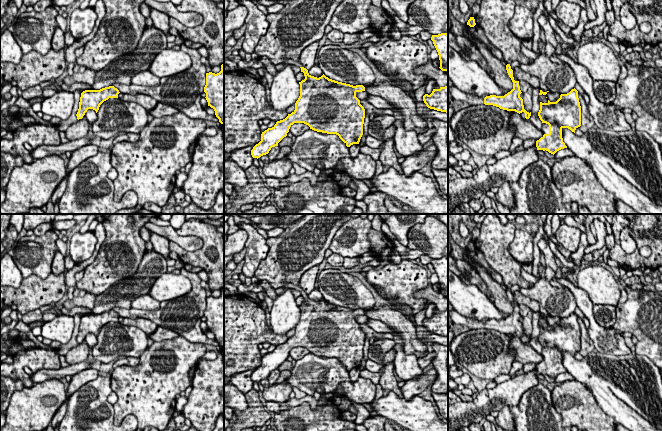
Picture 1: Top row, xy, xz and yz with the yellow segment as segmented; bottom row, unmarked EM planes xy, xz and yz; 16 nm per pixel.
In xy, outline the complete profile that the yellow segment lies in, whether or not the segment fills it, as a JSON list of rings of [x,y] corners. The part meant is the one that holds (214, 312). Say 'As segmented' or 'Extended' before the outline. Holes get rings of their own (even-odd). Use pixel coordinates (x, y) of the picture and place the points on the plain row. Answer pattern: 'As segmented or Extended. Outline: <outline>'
As segmented. Outline: [[[224,287],[219,297],[206,297],[204,316],[208,330],[214,333],[219,346],[224,348]]]

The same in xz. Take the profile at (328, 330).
As segmented. Outline: [[[300,292],[305,303],[299,306],[300,320],[295,334],[262,356],[261,365],[251,374],[253,382],[258,383],[278,370],[294,347],[304,347],[317,356],[336,358],[347,371],[359,368],[365,333],[356,317],[365,315],[365,311],[338,306],[324,298],[317,302],[311,300],[306,292]]]

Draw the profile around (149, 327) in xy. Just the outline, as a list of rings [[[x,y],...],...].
[[[123,318],[122,325],[135,326],[144,331],[148,336],[153,334],[158,328],[158,325],[156,323],[145,318]]]

